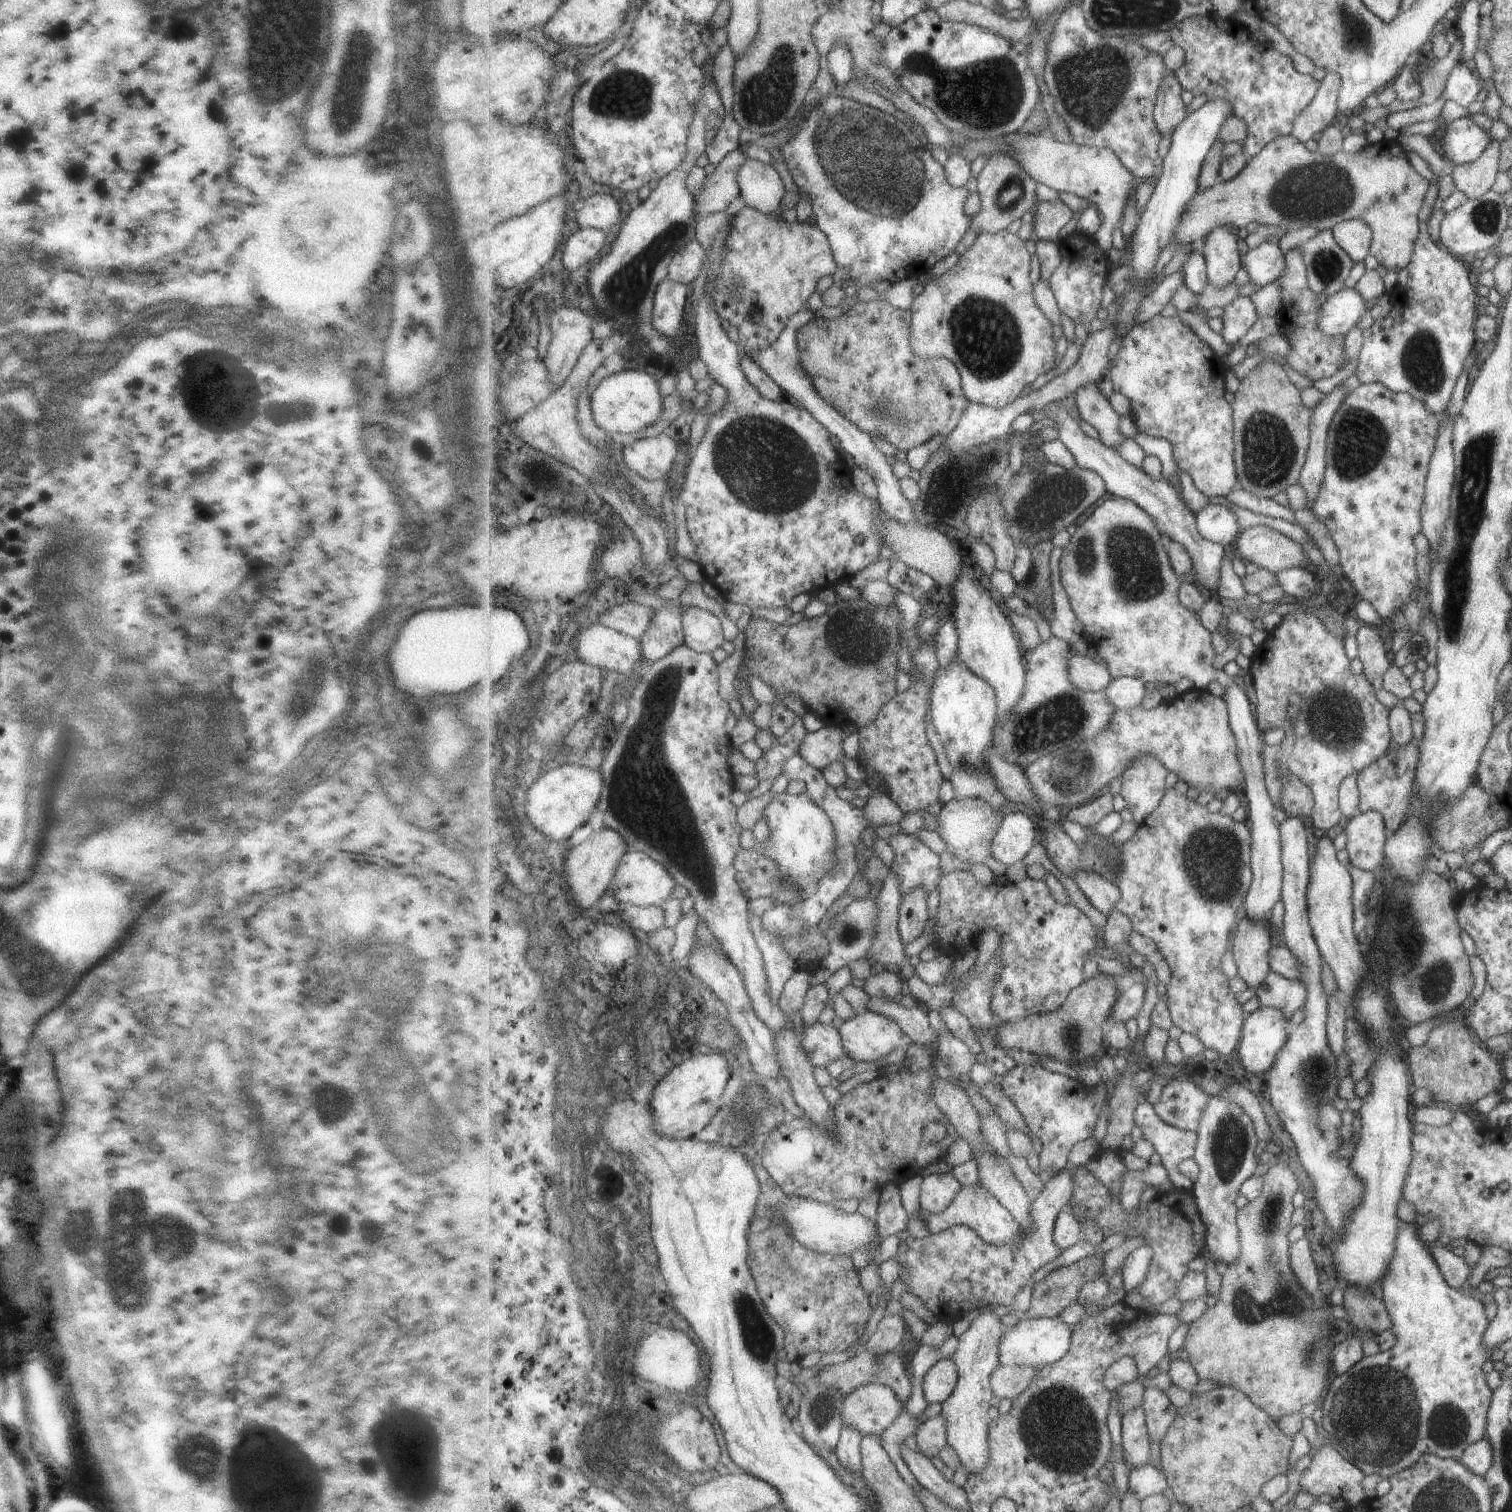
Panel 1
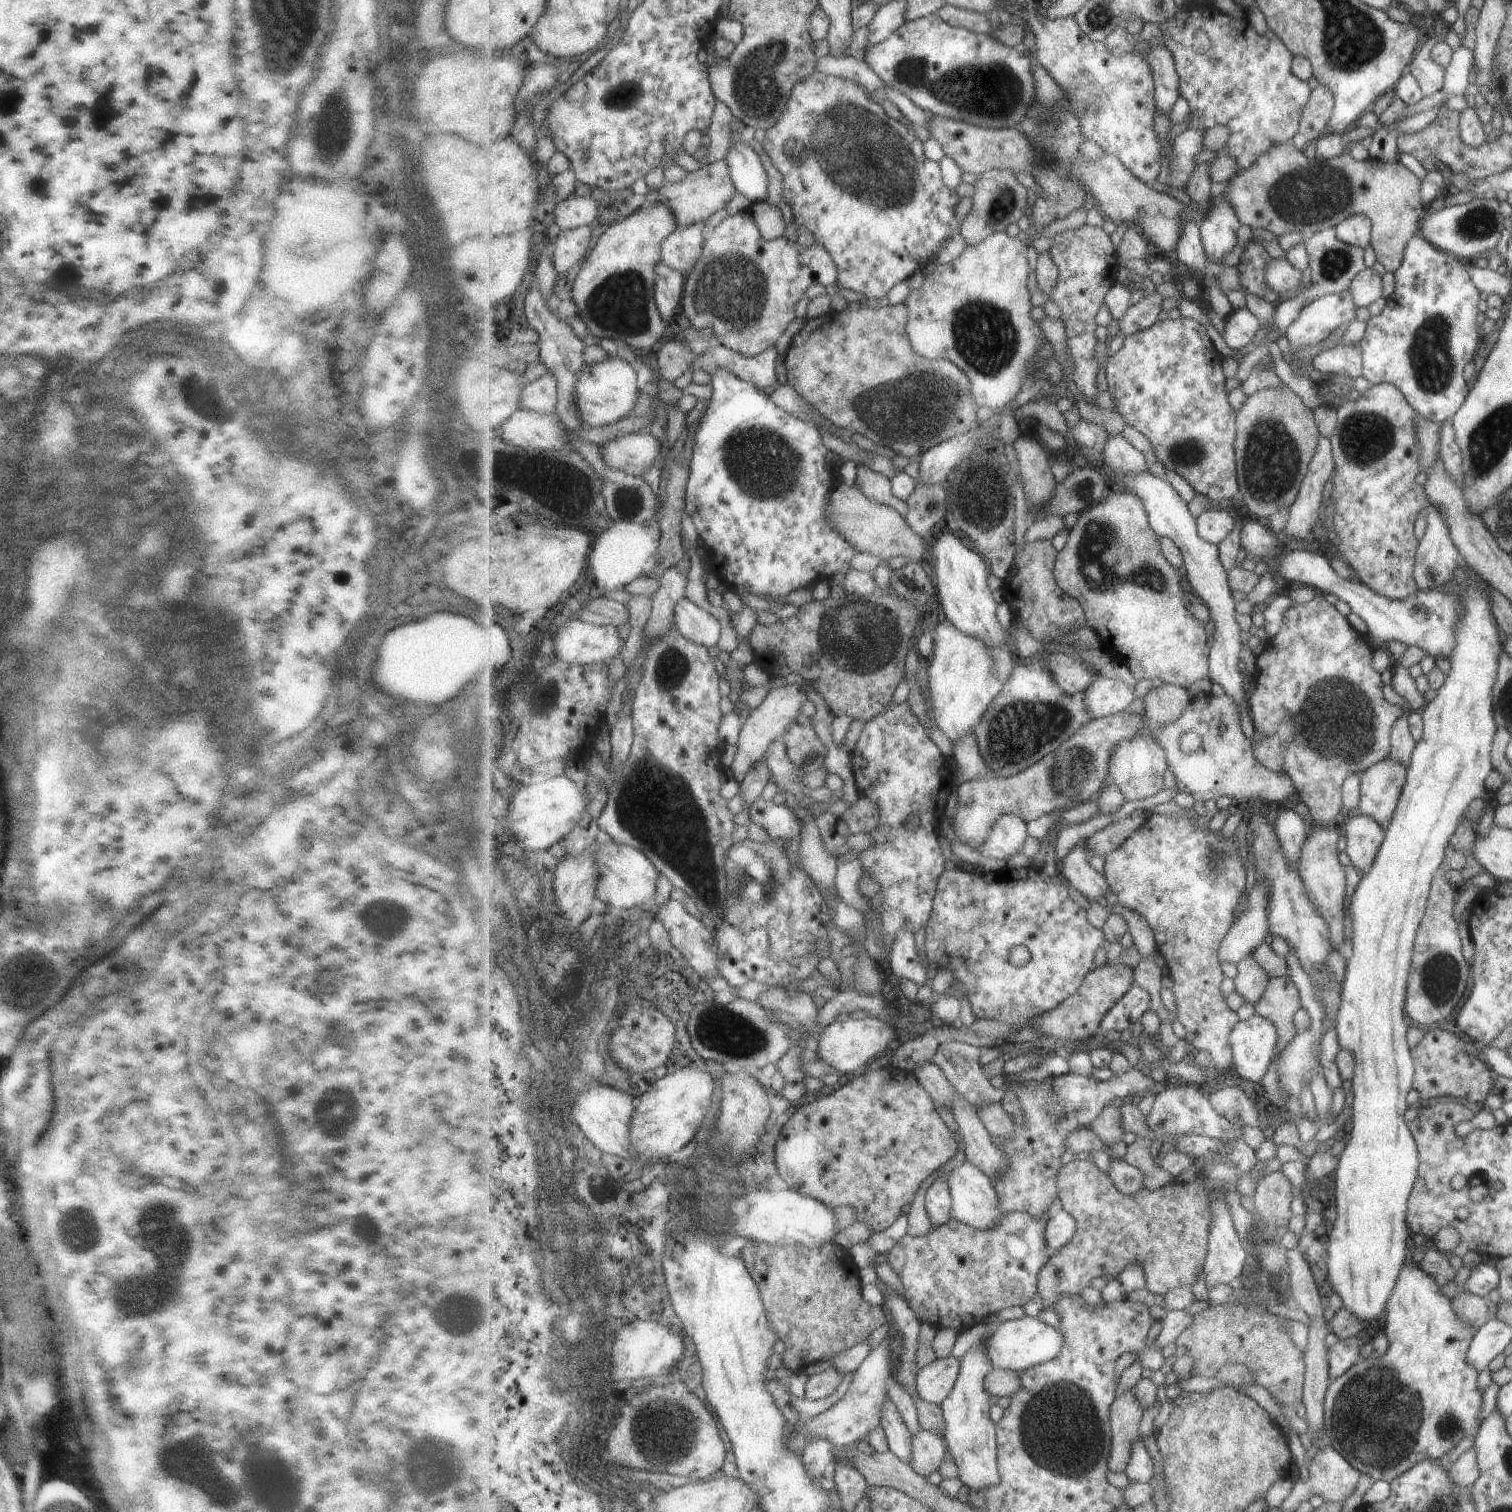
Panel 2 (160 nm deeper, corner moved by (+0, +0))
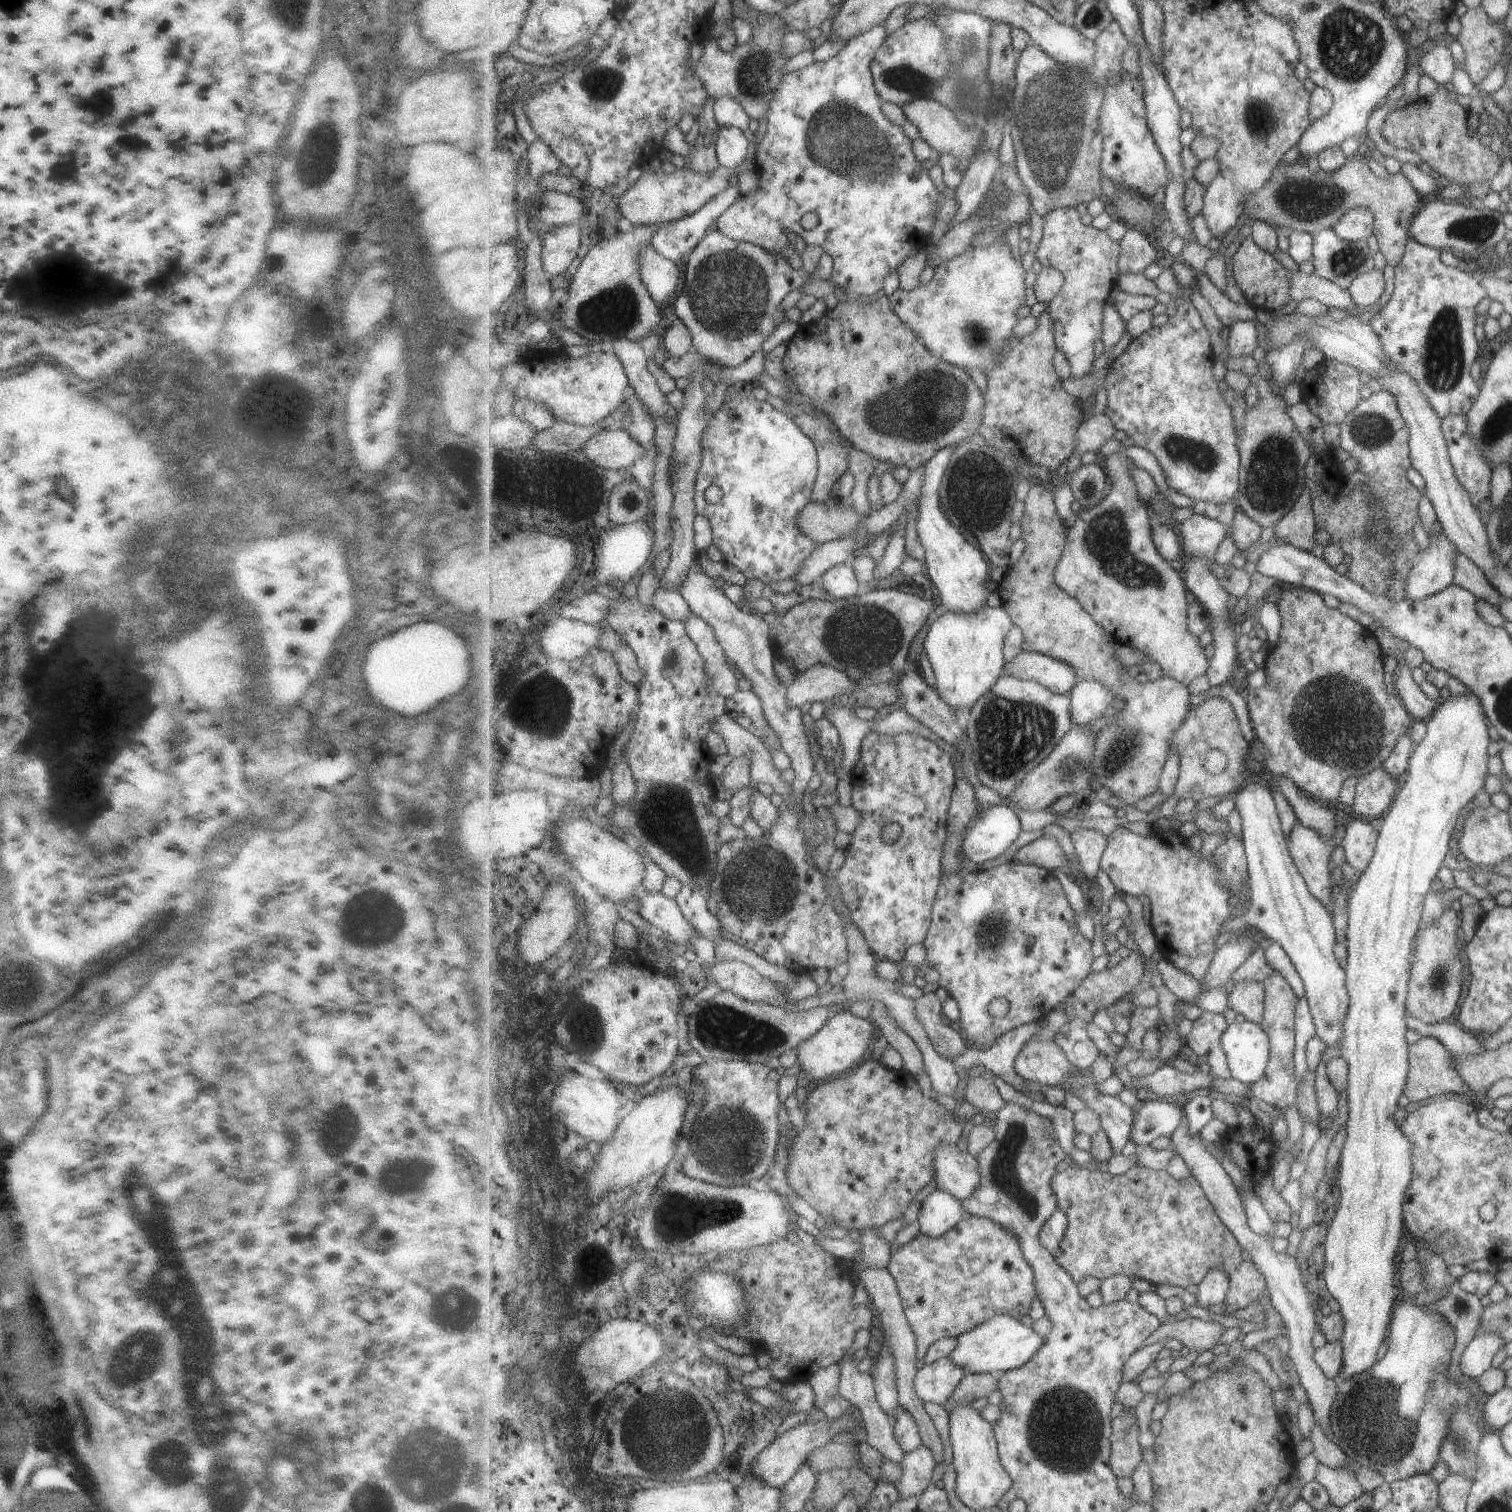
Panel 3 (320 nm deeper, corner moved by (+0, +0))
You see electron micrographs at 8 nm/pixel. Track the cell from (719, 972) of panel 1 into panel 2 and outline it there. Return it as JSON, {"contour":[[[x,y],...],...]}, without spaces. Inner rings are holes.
{"contour":[[[669,899],[654,914],[653,919],[659,919],[667,928],[671,937],[673,950],[681,953],[687,959],[687,962],[699,971],[705,978],[718,974],[718,946],[713,938],[711,931],[706,924],[690,912],[687,912],[685,905],[681,901]]]}

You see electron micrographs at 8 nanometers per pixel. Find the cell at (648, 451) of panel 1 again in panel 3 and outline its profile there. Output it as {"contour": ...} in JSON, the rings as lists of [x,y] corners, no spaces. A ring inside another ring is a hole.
{"contour":[[[604,429],[590,438],[582,450],[600,467],[619,470],[637,462],[646,448],[625,429]]]}

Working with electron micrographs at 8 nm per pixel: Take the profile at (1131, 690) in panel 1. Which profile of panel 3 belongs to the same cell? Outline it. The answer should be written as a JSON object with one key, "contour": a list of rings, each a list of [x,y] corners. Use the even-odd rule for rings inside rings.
{"contour":[[[1079,681],[1068,693],[1072,700],[1072,719],[1075,725],[1087,725],[1100,716],[1115,710],[1114,694],[1097,681]]]}

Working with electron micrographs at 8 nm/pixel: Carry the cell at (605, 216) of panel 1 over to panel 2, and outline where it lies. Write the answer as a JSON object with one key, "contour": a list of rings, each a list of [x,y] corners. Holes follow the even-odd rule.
{"contour":[[[573,196],[557,202],[554,208],[554,222],[561,231],[574,229],[595,220],[597,202],[583,196]]]}

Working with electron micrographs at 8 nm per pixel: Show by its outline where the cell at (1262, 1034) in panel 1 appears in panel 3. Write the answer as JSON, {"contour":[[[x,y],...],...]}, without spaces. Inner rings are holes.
{"contour":[[[1243,1021],[1231,1023],[1222,1039],[1232,1078],[1252,1085],[1267,1072],[1271,1040],[1262,1025]]]}

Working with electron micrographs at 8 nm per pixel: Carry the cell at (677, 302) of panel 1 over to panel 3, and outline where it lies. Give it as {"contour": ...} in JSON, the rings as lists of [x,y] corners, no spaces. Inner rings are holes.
{"contour":[[[649,245],[640,252],[640,273],[653,300],[661,304],[677,290],[679,268],[674,260],[659,254]]]}

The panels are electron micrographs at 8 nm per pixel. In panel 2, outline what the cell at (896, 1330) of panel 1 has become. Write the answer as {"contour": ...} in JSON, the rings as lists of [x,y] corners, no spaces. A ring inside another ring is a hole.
{"contour":[[[886,1338],[879,1345],[870,1350],[863,1362],[856,1368],[855,1378],[847,1391],[847,1394],[825,1412],[814,1416],[812,1419],[803,1419],[793,1429],[793,1436],[788,1438],[788,1447],[794,1453],[802,1454],[811,1441],[827,1439],[832,1441],[836,1448],[853,1445],[861,1440],[865,1434],[869,1434],[875,1428],[881,1427],[881,1417],[884,1404],[888,1400],[888,1389],[893,1372],[891,1372],[891,1360],[889,1360],[889,1342]]]}

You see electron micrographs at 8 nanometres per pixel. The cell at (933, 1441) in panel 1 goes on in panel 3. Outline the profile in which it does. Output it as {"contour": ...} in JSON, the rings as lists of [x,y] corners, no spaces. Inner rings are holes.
{"contour":[[[927,1445],[917,1447],[907,1453],[900,1462],[902,1473],[896,1487],[900,1490],[900,1498],[907,1500],[911,1496],[920,1496],[931,1483],[936,1483],[940,1465]]]}

